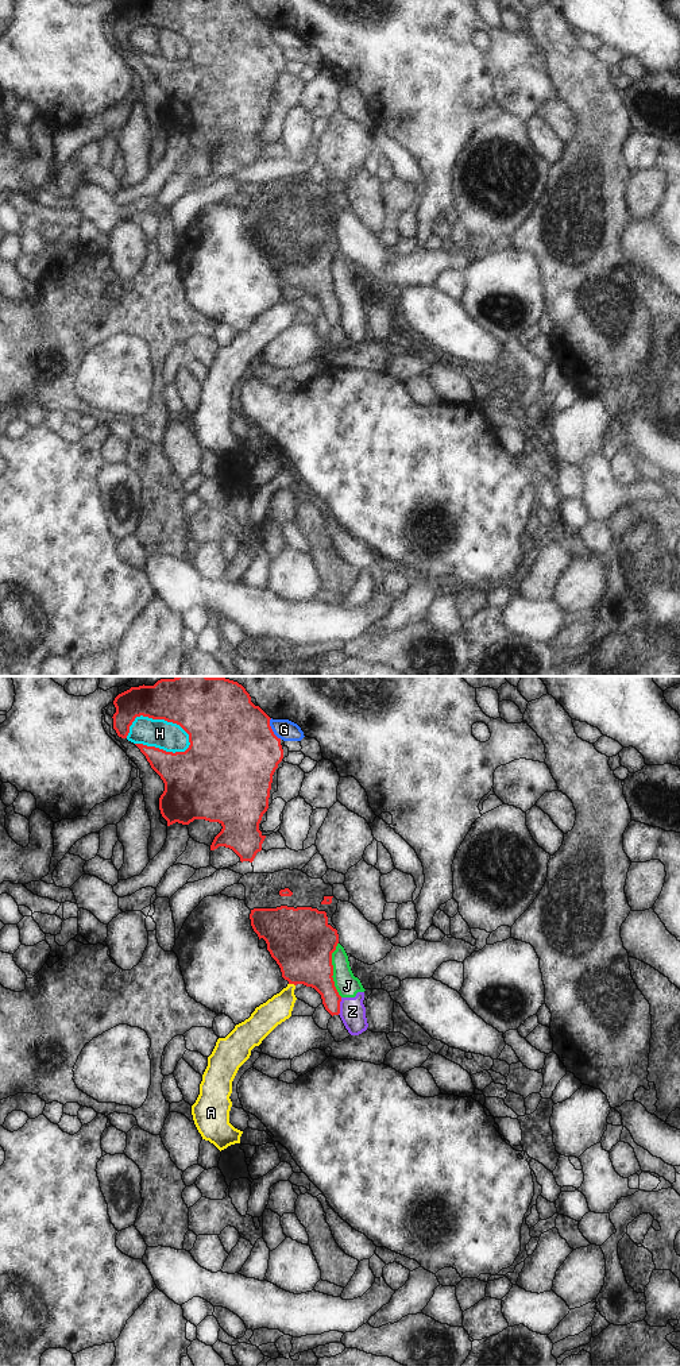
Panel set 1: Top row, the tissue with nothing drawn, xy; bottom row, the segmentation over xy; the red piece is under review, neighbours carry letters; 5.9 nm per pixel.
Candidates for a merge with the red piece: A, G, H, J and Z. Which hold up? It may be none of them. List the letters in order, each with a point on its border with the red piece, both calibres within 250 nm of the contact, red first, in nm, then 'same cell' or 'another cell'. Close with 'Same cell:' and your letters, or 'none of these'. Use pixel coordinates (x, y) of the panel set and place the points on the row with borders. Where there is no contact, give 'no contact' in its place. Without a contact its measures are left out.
A: xy (292, 983) | 380/160 nm | another cell
G: xy (271, 729) | 500/120 nm | another cell
H: xy (157, 718) | 340/170 nm | another cell
J: xy (332, 969) | 380/140 nm | another cell
Z: xy (339, 1006) | 200/160 nm | another cell
Same cell: none of these

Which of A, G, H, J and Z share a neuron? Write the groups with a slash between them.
A / G / H / J Z

